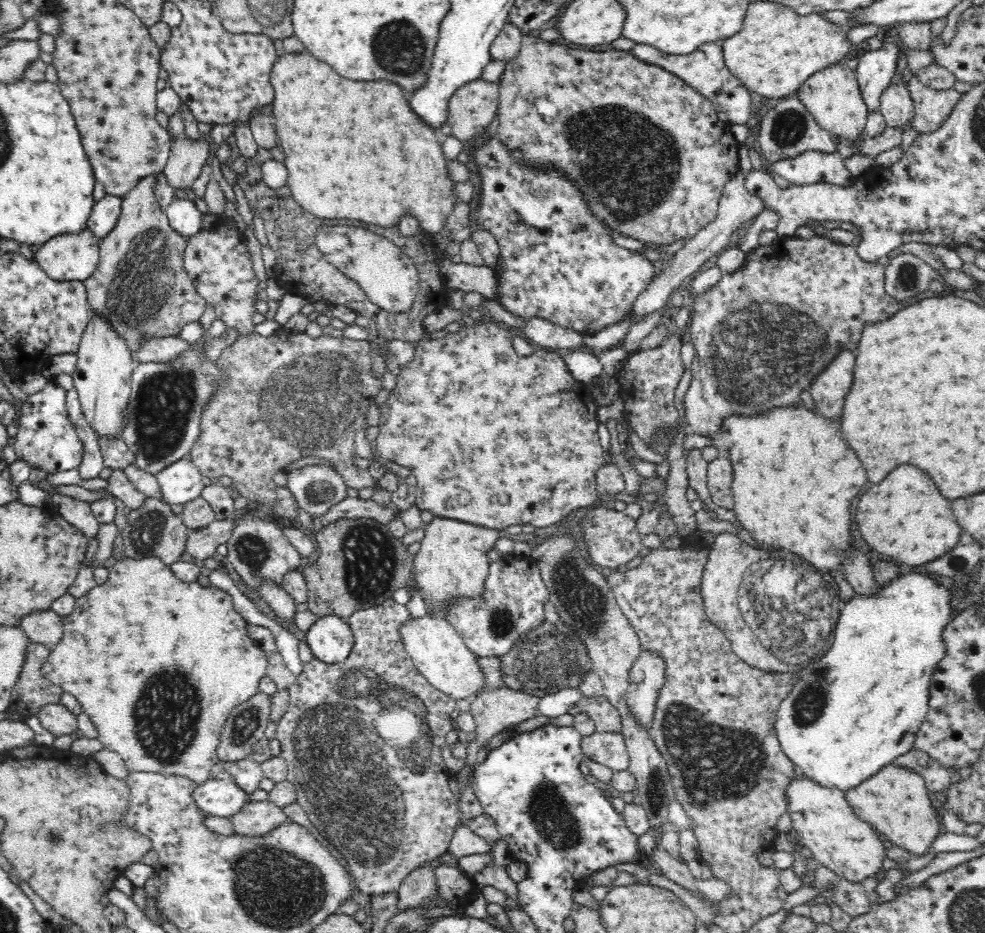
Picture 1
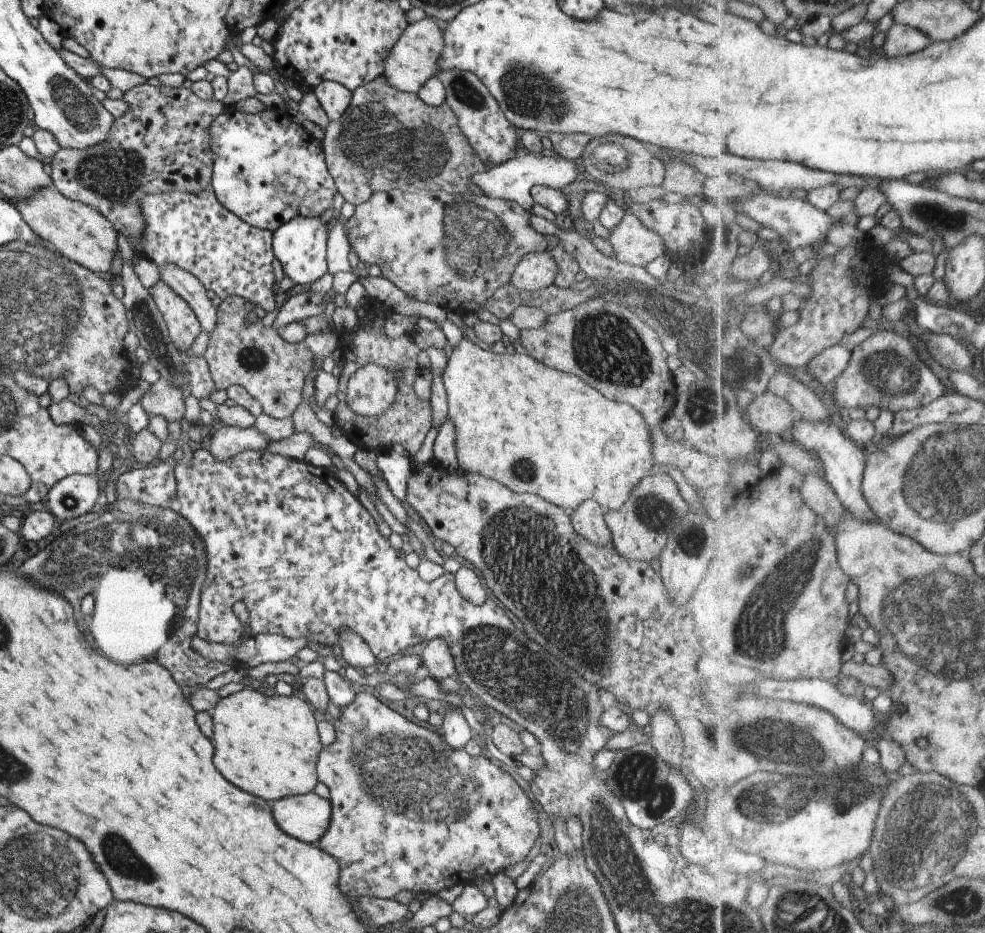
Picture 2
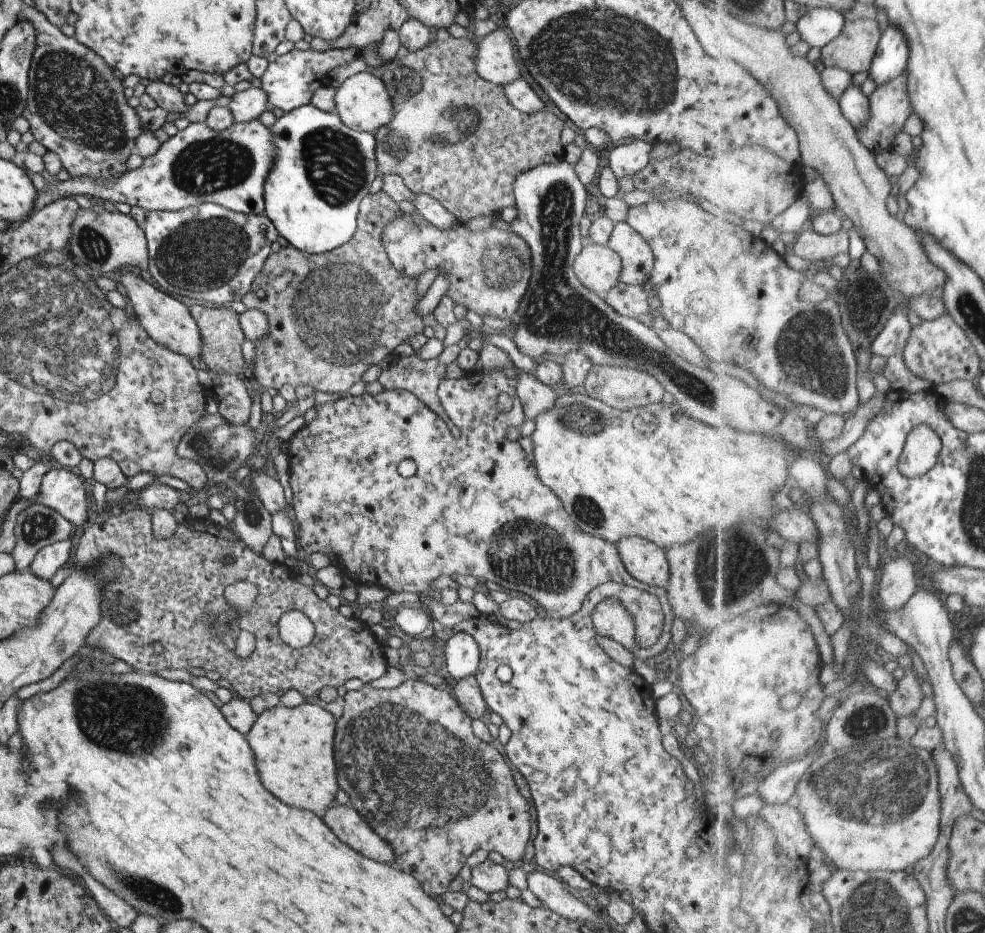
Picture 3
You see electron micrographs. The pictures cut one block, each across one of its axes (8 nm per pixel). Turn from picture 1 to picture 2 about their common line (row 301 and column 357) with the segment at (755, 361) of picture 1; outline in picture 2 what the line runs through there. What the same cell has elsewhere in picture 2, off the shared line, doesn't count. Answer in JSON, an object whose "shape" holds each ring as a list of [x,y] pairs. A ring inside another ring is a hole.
{"shape":[[[358,688],[353,701],[340,709],[341,716],[338,722],[332,722],[335,730],[335,741],[323,747],[316,760],[316,781],[323,783],[329,789],[330,820],[327,831],[317,842],[317,848],[321,848],[328,856],[338,863],[337,886],[339,891],[349,898],[367,897],[379,899],[391,899],[396,892],[410,892],[411,894],[429,895],[455,885],[470,885],[476,878],[486,879],[501,873],[508,866],[523,862],[529,850],[538,839],[539,830],[537,825],[537,814],[533,809],[529,798],[524,794],[522,788],[515,780],[493,766],[489,759],[479,755],[470,757],[463,748],[458,750],[449,749],[441,740],[439,733],[431,732],[417,724],[413,724],[381,704],[375,696]]]}

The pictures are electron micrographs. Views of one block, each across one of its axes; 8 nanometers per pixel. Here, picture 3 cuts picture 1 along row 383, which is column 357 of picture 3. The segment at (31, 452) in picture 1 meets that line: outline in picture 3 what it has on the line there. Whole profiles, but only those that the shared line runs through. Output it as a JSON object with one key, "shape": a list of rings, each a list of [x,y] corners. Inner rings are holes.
{"shape":[[[344,47],[343,49],[330,49],[326,52],[304,52],[292,49],[283,56],[269,58],[269,64],[265,72],[259,78],[261,89],[267,96],[267,101],[274,108],[283,113],[290,112],[302,105],[308,105],[311,96],[321,87],[329,84],[328,71],[338,65],[350,62],[359,55],[356,47]]]}

